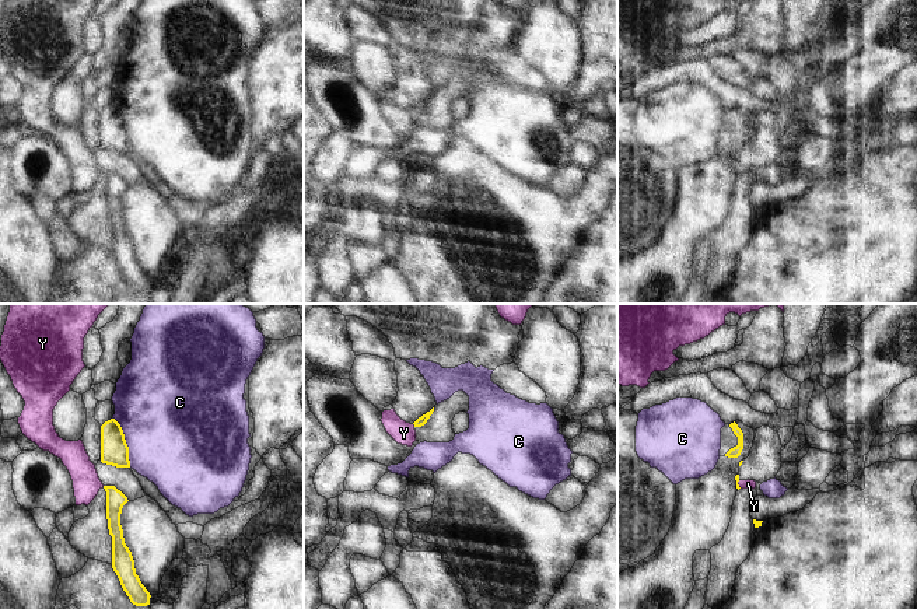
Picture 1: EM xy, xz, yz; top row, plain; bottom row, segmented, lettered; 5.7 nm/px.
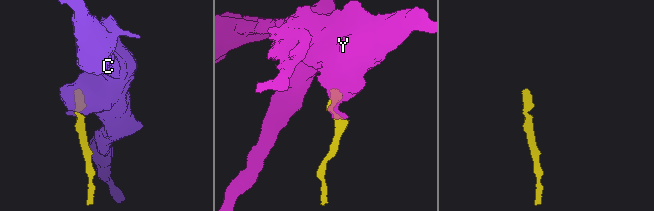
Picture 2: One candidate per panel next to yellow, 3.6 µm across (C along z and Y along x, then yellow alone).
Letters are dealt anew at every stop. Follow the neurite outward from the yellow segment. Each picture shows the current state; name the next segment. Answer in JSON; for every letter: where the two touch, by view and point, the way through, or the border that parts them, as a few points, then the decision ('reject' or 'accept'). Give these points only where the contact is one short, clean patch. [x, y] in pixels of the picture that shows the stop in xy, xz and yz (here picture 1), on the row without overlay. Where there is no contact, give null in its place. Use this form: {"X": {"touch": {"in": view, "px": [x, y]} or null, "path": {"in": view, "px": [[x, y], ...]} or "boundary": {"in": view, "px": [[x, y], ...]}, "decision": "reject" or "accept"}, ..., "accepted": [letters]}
{"C": {"touch": {"in": "xy", "px": [125, 129]}, "decision": "reject"}, "Y": {"touch": {"in": "xz", "px": [413, 109]}, "boundary": {"in": "xz", "px": [[413, 109], [415, 112]]}, "decision": "reject"}, "accepted": []}

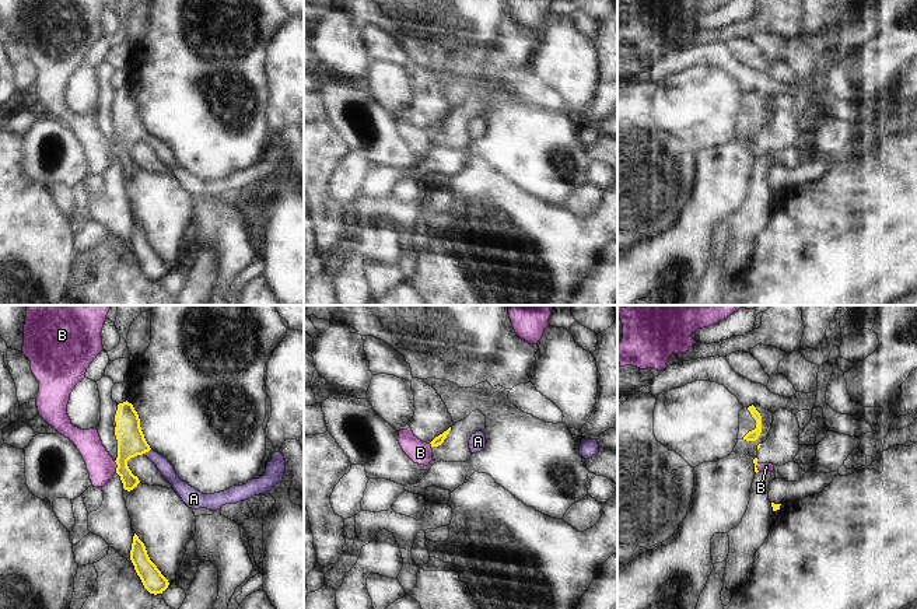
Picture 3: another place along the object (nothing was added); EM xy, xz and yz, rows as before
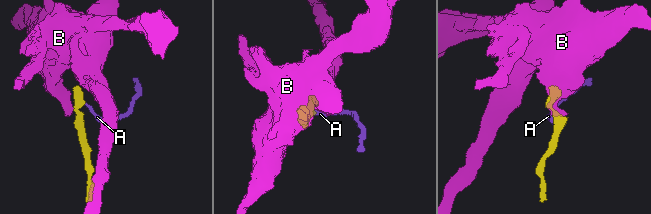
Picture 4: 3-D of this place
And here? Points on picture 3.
{"A": {"touch": {"in": "xy", "px": [146, 137]}, "path": {"in": "xy", "px": [[130, 126], [146, 137], [163, 150]]}, "decision": "accept"}, "B": {"touch": {"in": "xy", "px": [118, 153]}, "boundary": {"in": "xy", "px": [[114, 147], [116, 157]]}, "decision": "reject"}, "accepted": ["A"]}

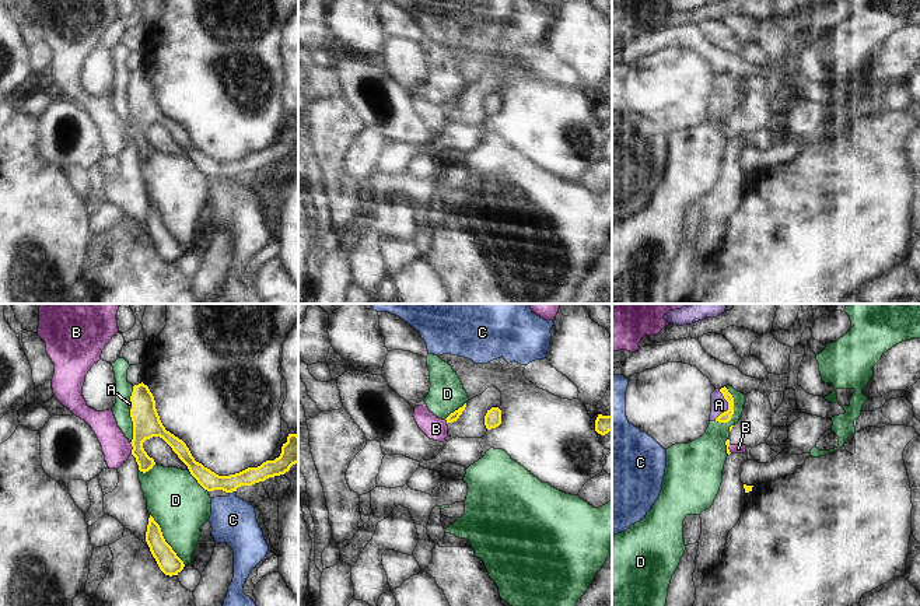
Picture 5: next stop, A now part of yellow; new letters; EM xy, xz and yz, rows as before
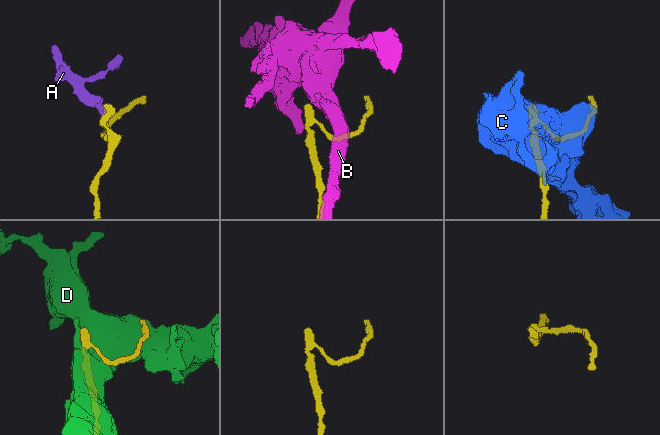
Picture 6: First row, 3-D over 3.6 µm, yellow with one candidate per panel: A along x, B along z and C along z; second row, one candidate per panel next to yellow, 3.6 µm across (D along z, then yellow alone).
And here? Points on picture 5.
{"A": {"touch": {"in": "yz", "px": [728, 93]}, "path": {"in": "yz", "px": [[724, 104], [728, 93], [719, 91]]}, "decision": "accept"}, "B": {"touch": {"in": "xy", "px": [133, 135]}, "boundary": {"in": "xy", "px": [[129, 129], [132, 139]]}, "decision": "reject"}, "C": {"touch": {"in": "xy", "px": [231, 178]}, "boundary": {"in": "xy", "px": [[234, 177], [230, 179]]}, "decision": "reject"}, "D": {"touch": {"in": "xy", "px": [164, 226]}, "decision": "reject"}, "accepted": ["A"]}

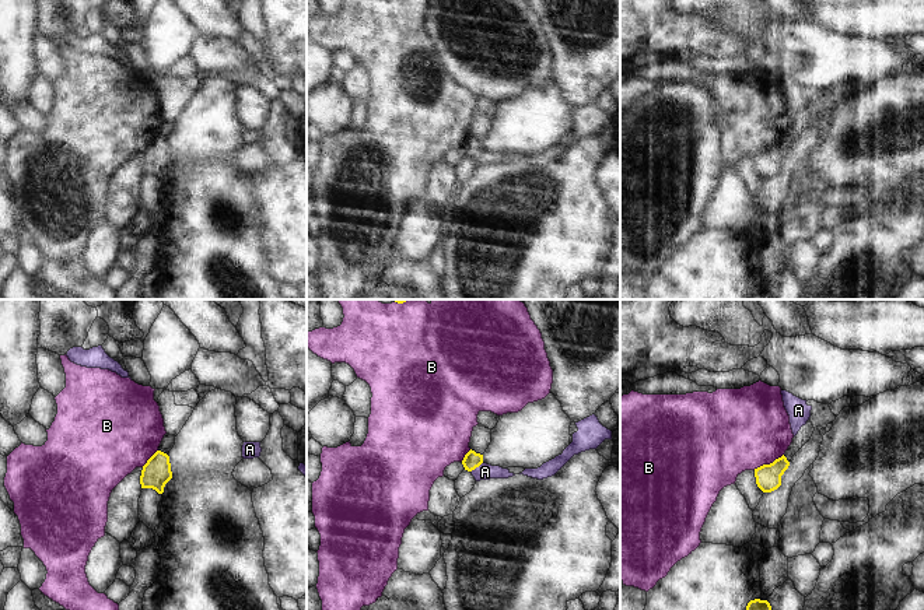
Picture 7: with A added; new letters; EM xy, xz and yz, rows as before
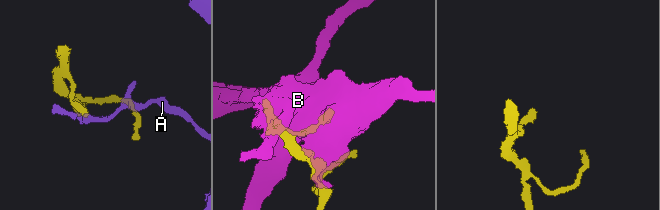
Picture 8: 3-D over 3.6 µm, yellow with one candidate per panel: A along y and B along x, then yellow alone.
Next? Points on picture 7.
{"A": {"touch": {"in": "xz", "px": [476, 153]}, "boundary": {"in": "xz", "px": [[482, 149], [471, 158]]}, "decision": "reject"}, "B": {"touch": {"in": "yz", "px": [767, 151]}, "decision": "reject"}, "accepted": []}

